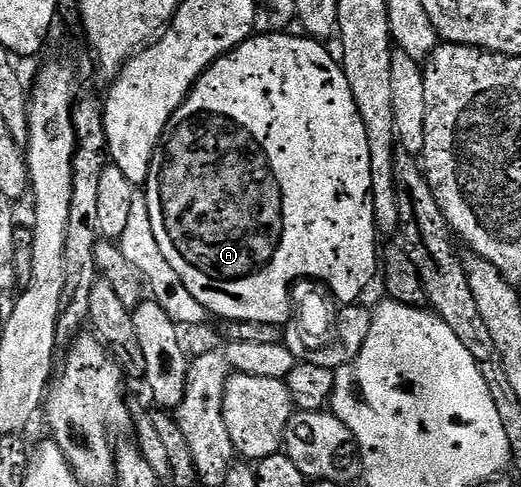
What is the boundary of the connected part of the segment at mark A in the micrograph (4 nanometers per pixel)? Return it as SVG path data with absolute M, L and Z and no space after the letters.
M268 33L254 34L252 37L240 43L239 46L228 51L221 59L217 59L209 66L208 69L197 79L196 85L190 89L189 95L183 101L183 105L179 105L179 109L175 109L175 113L171 117L171 121L165 126L165 132L161 134L161 140L157 143L157 148L153 154L151 161L151 169L147 181L143 185L143 190L147 199L147 210L150 214L152 232L155 233L155 240L159 243L159 248L166 257L168 264L179 277L183 284L186 285L192 297L195 297L199 304L203 305L210 316L218 315L221 321L259 321L260 323L279 323L288 324L291 319L291 288L298 281L321 280L332 291L333 298L338 304L356 304L361 299L360 295L369 287L369 282L373 279L373 274L379 271L379 247L377 251L377 239L379 240L379 232L375 225L375 213L373 212L373 194L371 193L371 149L367 149L367 129L363 125L363 117L359 117L357 106L355 105L355 97L351 97L351 85L347 85L347 77L342 69L340 62L328 51L324 42L308 37L302 37L297 33Z

